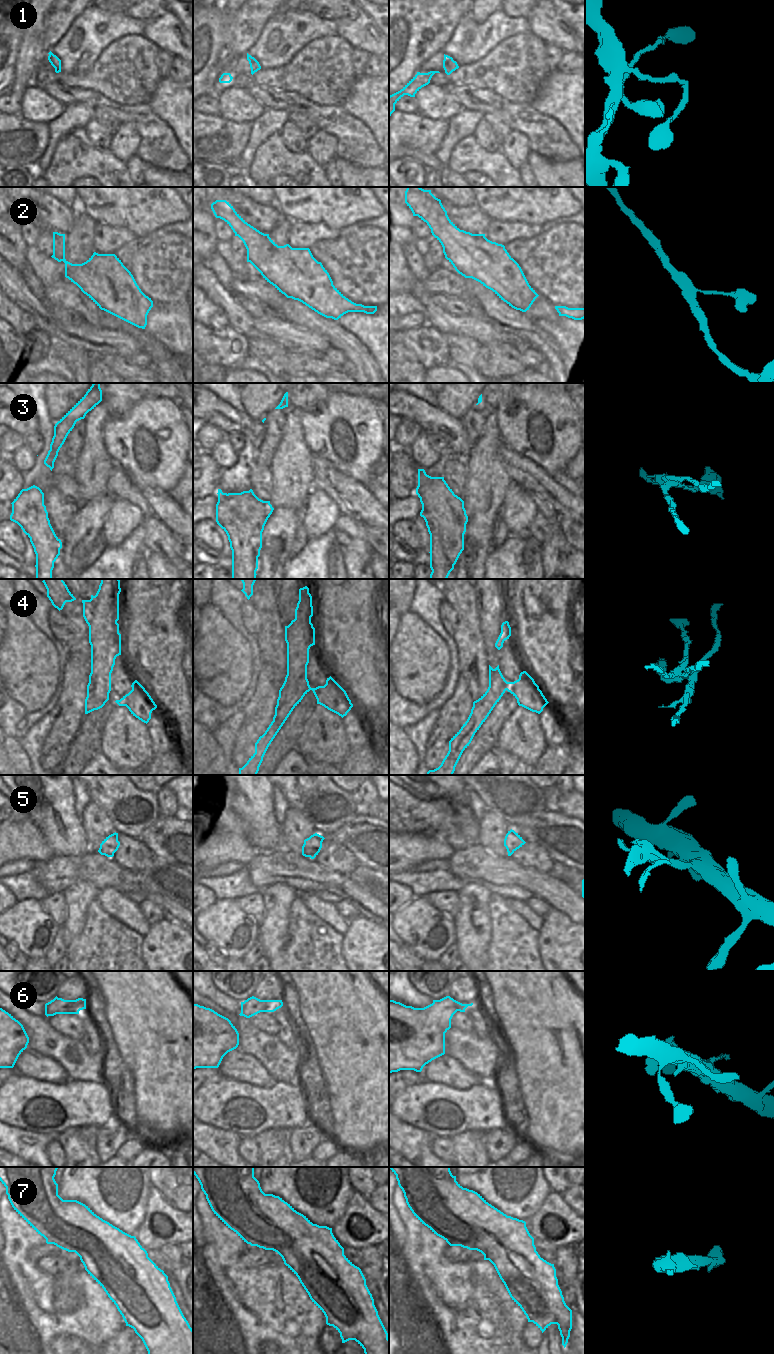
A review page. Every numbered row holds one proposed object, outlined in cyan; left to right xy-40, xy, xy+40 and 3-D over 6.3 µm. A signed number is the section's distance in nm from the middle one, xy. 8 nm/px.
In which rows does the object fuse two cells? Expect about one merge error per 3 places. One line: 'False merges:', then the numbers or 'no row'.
False merges: 1, 3, 4, 5

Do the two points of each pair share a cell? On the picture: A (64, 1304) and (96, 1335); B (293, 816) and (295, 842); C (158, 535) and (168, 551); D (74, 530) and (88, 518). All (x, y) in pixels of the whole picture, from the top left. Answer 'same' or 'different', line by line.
A: different
B: same
C: same
D: same

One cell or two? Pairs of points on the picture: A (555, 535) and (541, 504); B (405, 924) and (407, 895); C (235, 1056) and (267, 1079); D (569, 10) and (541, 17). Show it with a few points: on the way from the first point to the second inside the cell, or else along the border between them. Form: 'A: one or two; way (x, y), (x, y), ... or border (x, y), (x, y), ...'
A: one; way (554, 527), (554, 521), (548, 512)
B: two; border (414, 897), (399, 909)
C: one; way (243, 1064), (259, 1077)
D: two; border (556, 10), (574, 30)

